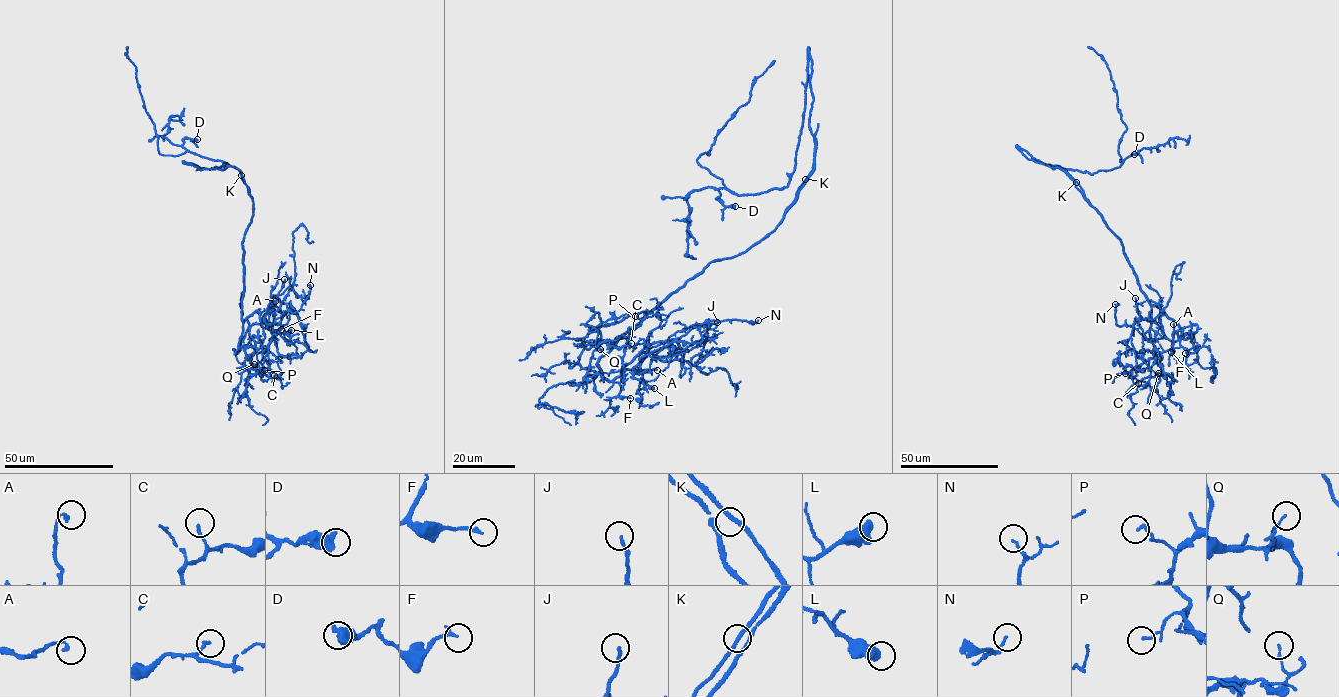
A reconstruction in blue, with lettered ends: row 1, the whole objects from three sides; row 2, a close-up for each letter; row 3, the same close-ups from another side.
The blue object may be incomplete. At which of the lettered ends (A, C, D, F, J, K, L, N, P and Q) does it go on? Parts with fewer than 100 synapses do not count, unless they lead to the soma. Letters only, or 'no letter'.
no letter

